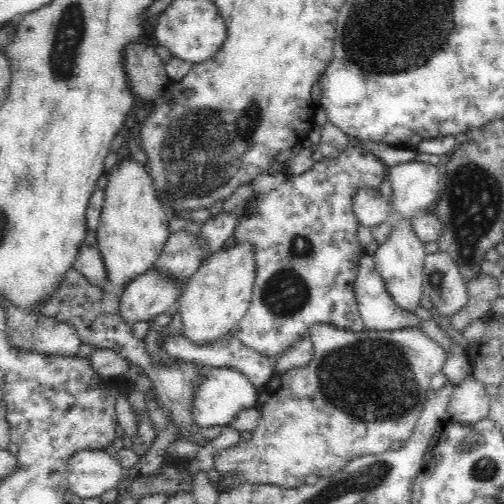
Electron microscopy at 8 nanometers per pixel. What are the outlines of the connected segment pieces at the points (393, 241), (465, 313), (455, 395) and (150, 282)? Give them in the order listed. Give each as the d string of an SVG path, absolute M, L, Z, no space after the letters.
M401 217L394 224L394 228L392 228L390 236L386 238L386 242L382 242L382 245L378 246L373 255L374 263L376 264L375 268L385 281L384 284L390 296L394 298L394 301L401 308L409 310L413 314L417 305L422 306L426 303L424 291L422 291L423 265L426 256L425 244L418 239L410 219L406 217Z
M479 274L467 284L468 299L466 307L455 316L448 318L452 327L462 332L474 320L482 319L492 311L496 299L500 297L500 283L498 275Z
M473 375L455 386L447 404L448 418L459 423L474 424L489 416L490 395L484 383Z
M154 268L130 280L123 289L120 317L130 325L154 319L175 309L184 290L176 281L158 273Z

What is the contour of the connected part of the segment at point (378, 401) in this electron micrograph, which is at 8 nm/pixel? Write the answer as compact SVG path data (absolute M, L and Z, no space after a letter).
M320 323L312 324L308 328L307 336L313 344L314 356L312 356L311 362L307 366L290 370L284 374L276 372L275 376L266 385L257 390L255 406L260 411L260 420L252 432L252 438L248 441L241 440L238 444L225 448L214 455L213 468L219 473L235 476L235 478L250 484L275 484L279 487L290 488L304 483L304 478L308 474L329 477L334 475L335 472L342 470L350 460L357 456L378 454L391 450L396 447L399 441L405 441L412 434L416 421L423 411L428 392L431 390L431 377L443 370L447 359L446 350L438 342L430 339L420 327L397 328L391 331L377 331L364 328L360 332L352 332L336 328L331 324Z

